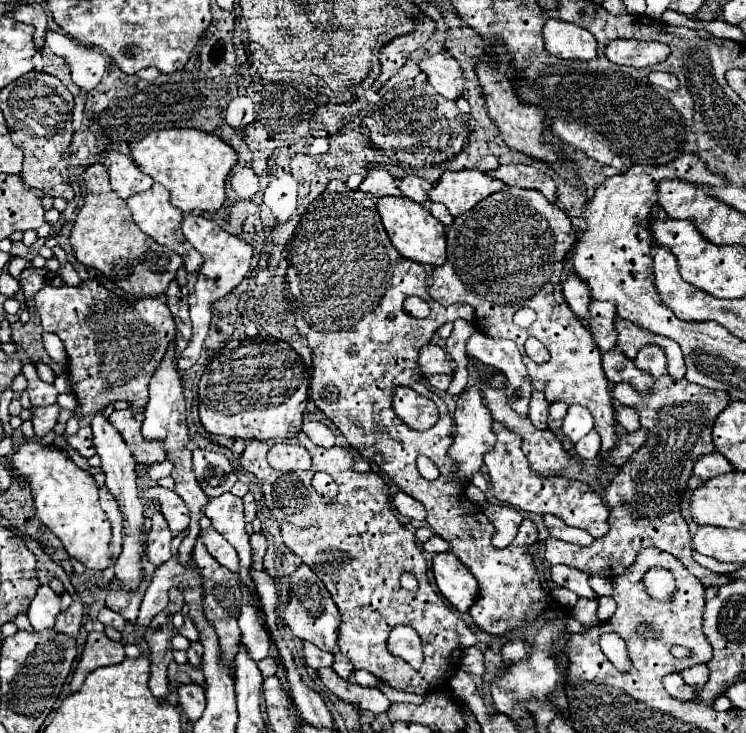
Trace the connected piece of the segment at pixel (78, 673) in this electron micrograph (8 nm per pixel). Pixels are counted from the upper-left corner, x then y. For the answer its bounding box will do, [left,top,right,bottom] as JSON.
[70,633,126,693]

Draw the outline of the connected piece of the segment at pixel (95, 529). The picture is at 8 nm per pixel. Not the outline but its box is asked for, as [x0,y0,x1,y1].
[12,439,112,571]

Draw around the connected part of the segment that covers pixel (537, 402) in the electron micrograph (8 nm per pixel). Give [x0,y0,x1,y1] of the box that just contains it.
[528,391,548,429]

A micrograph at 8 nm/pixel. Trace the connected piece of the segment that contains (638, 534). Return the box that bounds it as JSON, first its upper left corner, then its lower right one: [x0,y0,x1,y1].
[546,345,730,585]

